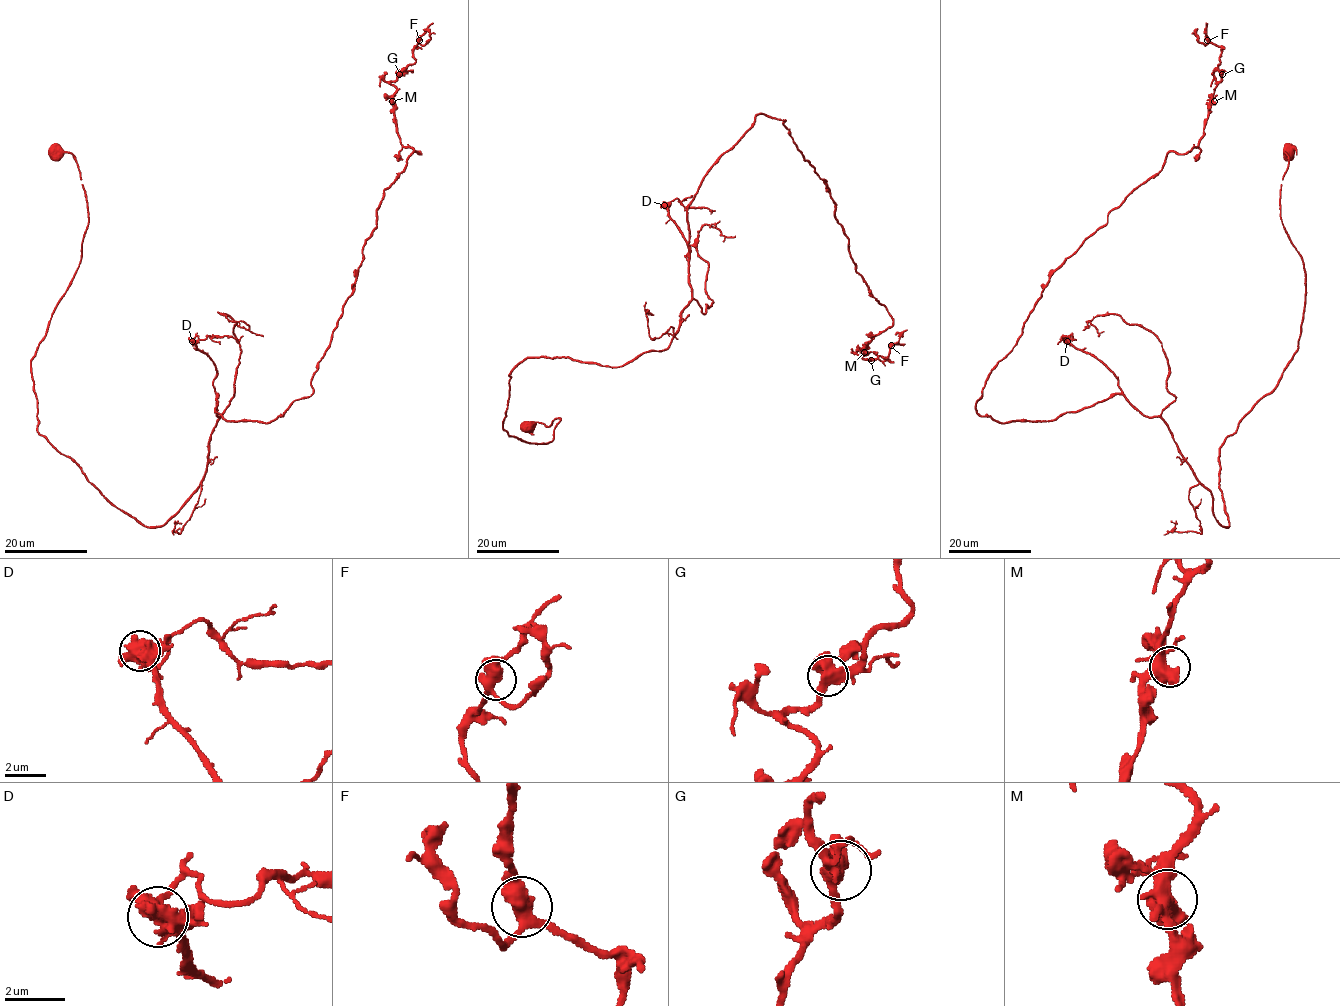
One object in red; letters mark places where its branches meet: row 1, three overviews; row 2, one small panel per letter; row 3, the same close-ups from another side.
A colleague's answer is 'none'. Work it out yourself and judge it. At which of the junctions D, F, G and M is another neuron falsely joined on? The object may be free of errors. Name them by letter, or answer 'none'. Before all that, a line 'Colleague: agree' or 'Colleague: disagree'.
Colleague: agree
none

